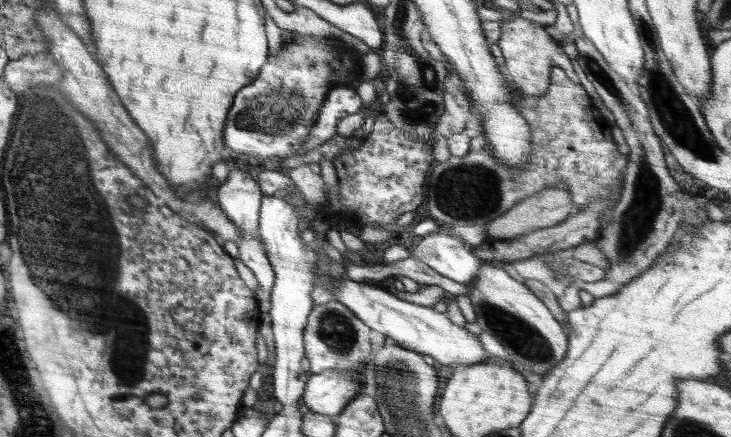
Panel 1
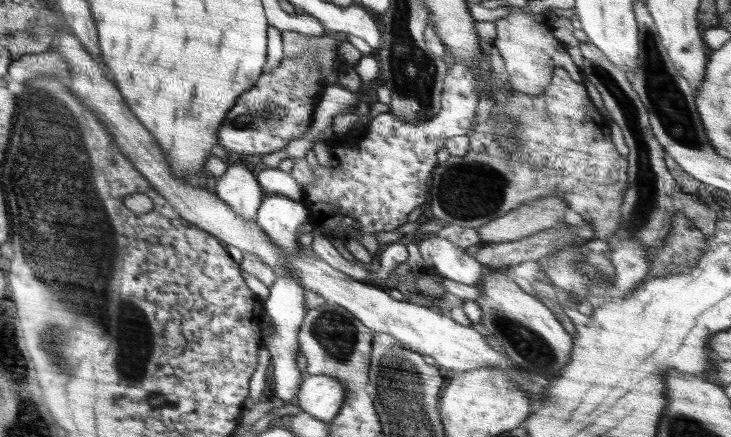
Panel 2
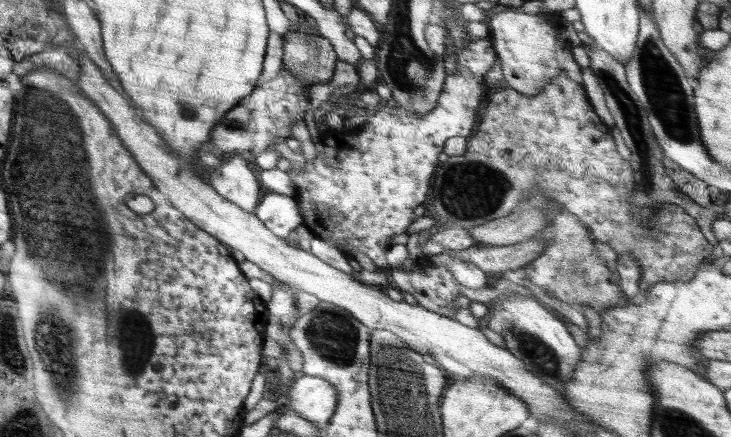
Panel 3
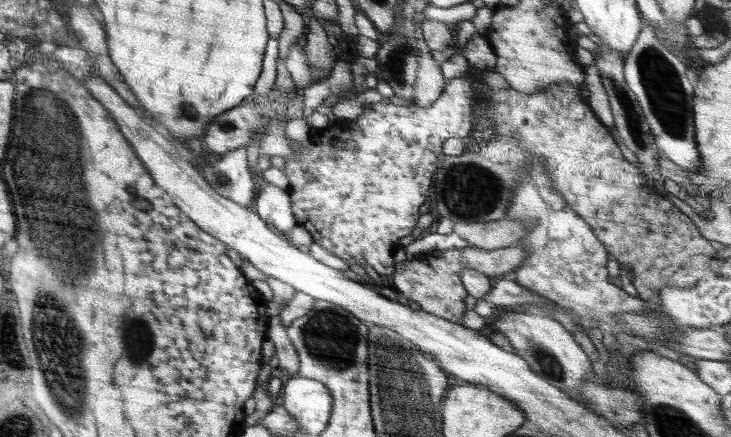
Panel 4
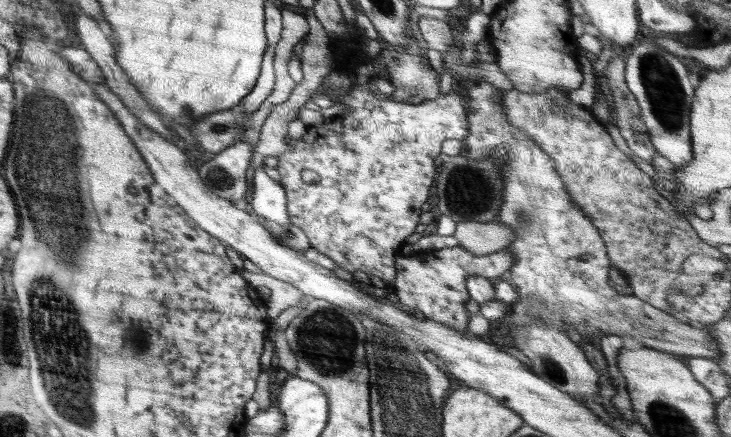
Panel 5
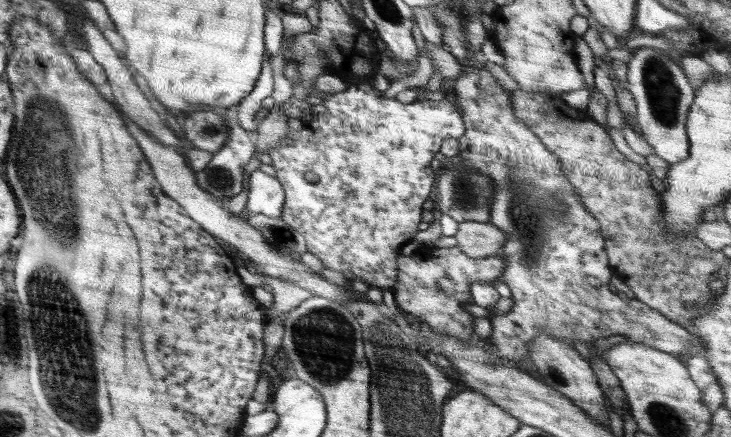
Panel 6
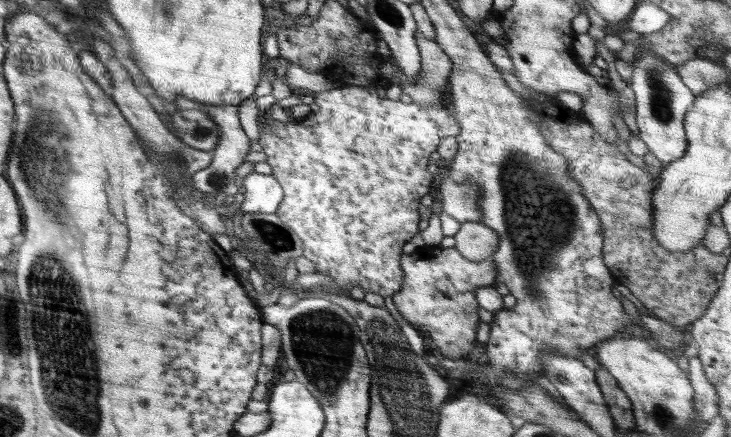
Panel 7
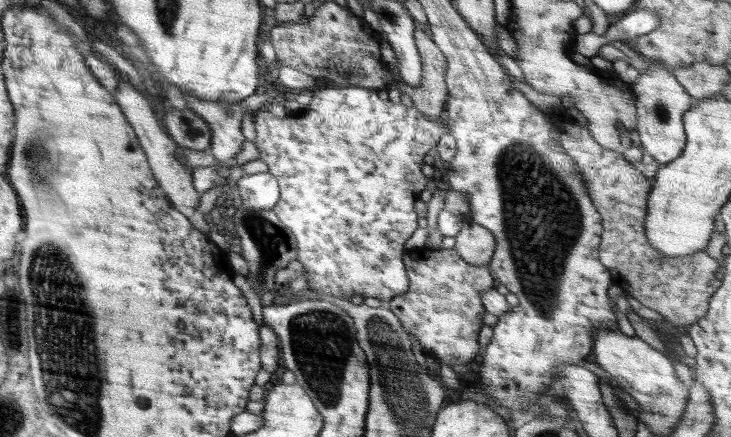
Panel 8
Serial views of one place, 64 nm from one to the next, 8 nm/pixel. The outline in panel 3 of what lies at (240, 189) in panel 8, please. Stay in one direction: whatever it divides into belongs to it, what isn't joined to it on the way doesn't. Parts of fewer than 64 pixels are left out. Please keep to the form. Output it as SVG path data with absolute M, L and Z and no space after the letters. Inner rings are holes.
M270 191L258 202L254 214L278 238L292 243L295 228L302 225L302 213L291 196Z

